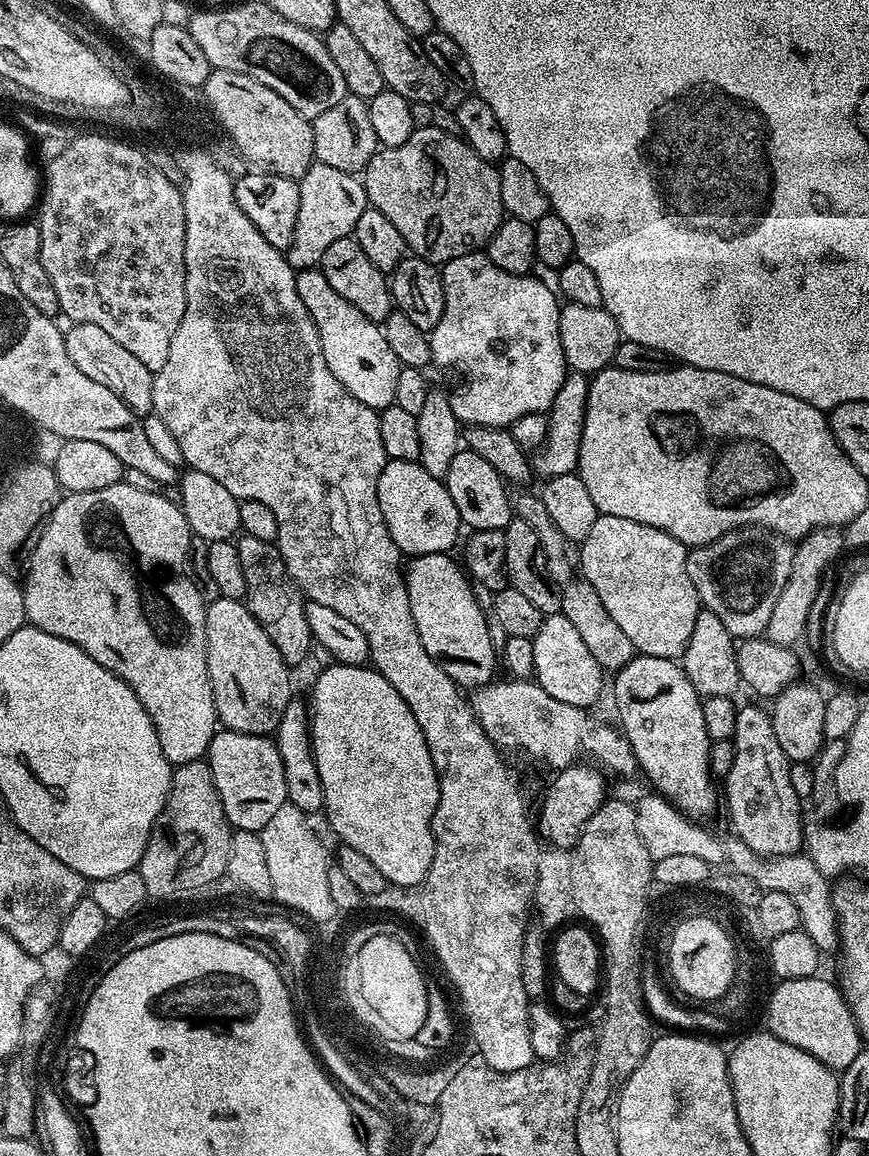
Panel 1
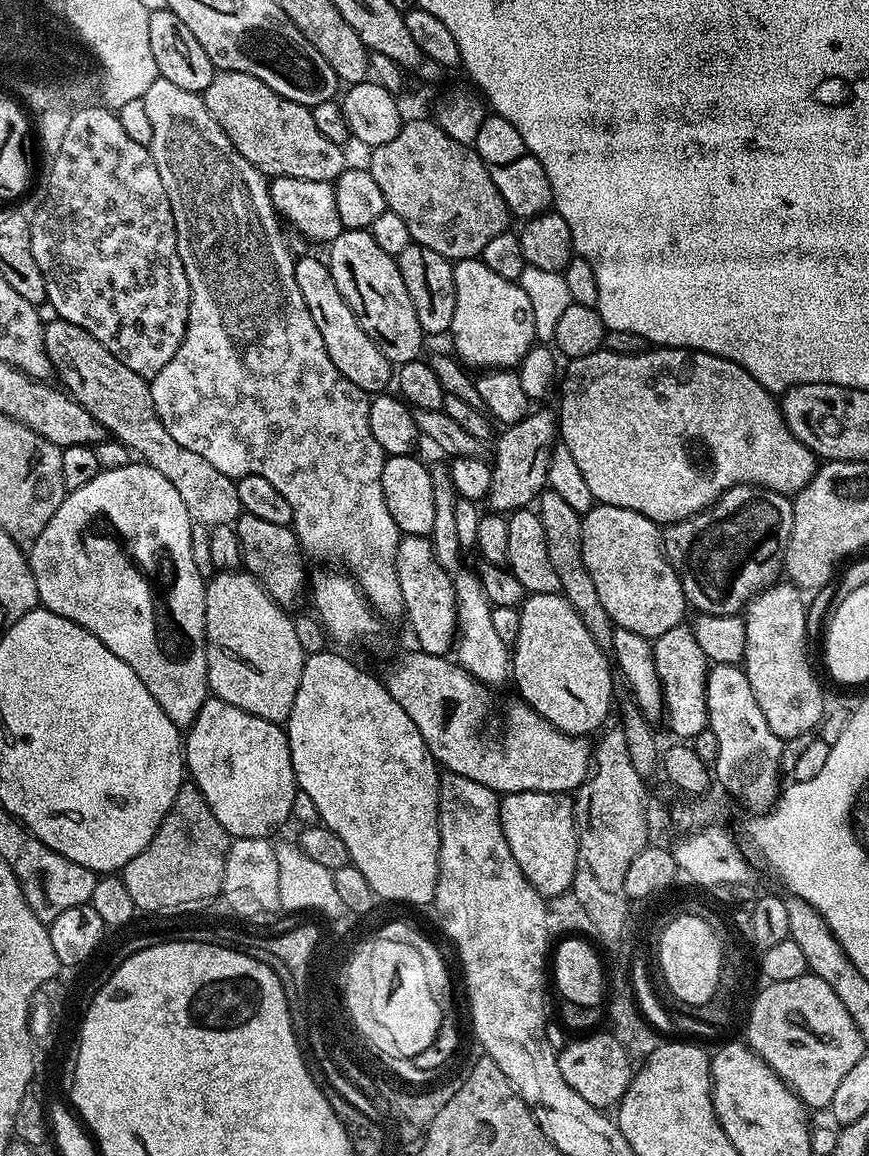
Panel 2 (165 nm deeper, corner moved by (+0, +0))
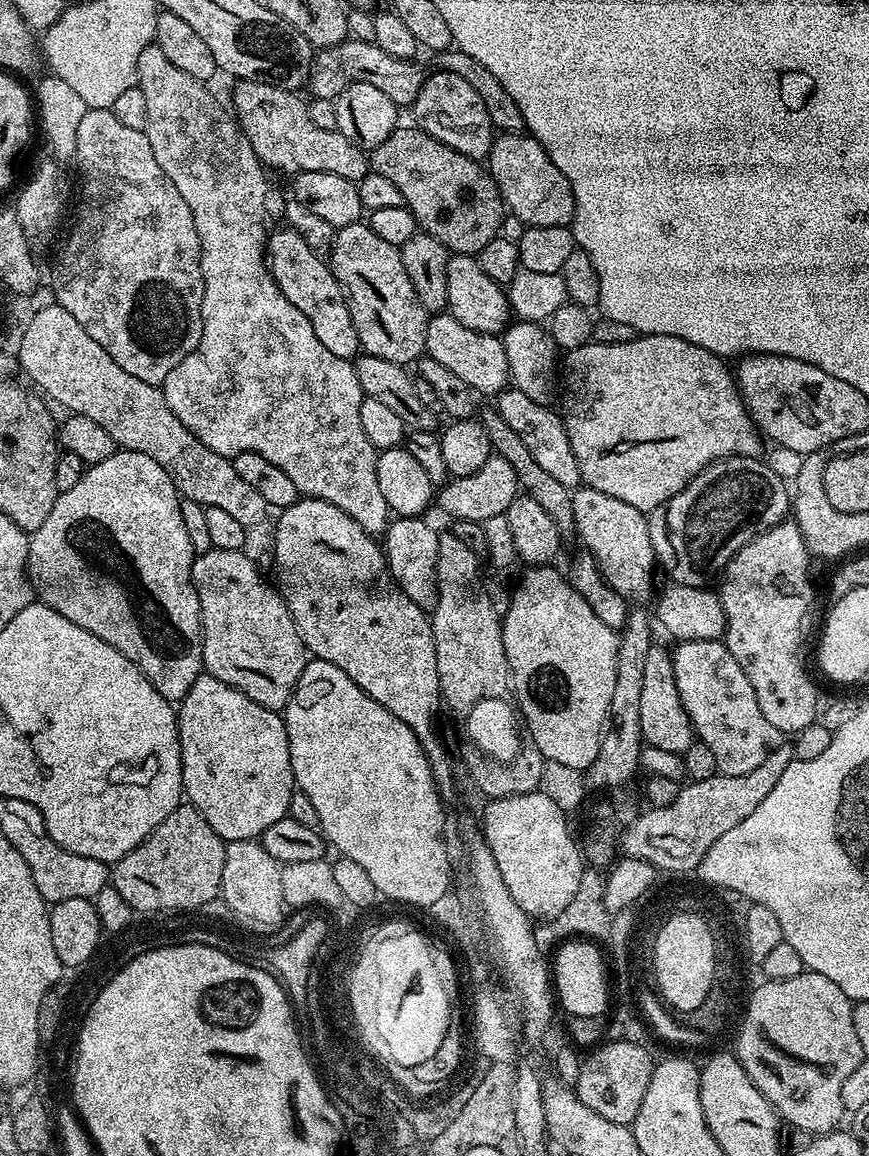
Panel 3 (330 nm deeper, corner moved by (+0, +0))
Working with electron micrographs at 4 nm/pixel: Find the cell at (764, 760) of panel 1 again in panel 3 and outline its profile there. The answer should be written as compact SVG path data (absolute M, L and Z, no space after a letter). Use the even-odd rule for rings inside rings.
M723 639L681 640L675 647L671 649L674 682L678 684L695 739L710 746L714 753L717 773L740 775L757 769L772 748L782 743L782 733L774 730L774 725L763 716L758 698L754 698L754 686L742 674L742 666L734 662L728 645Z

